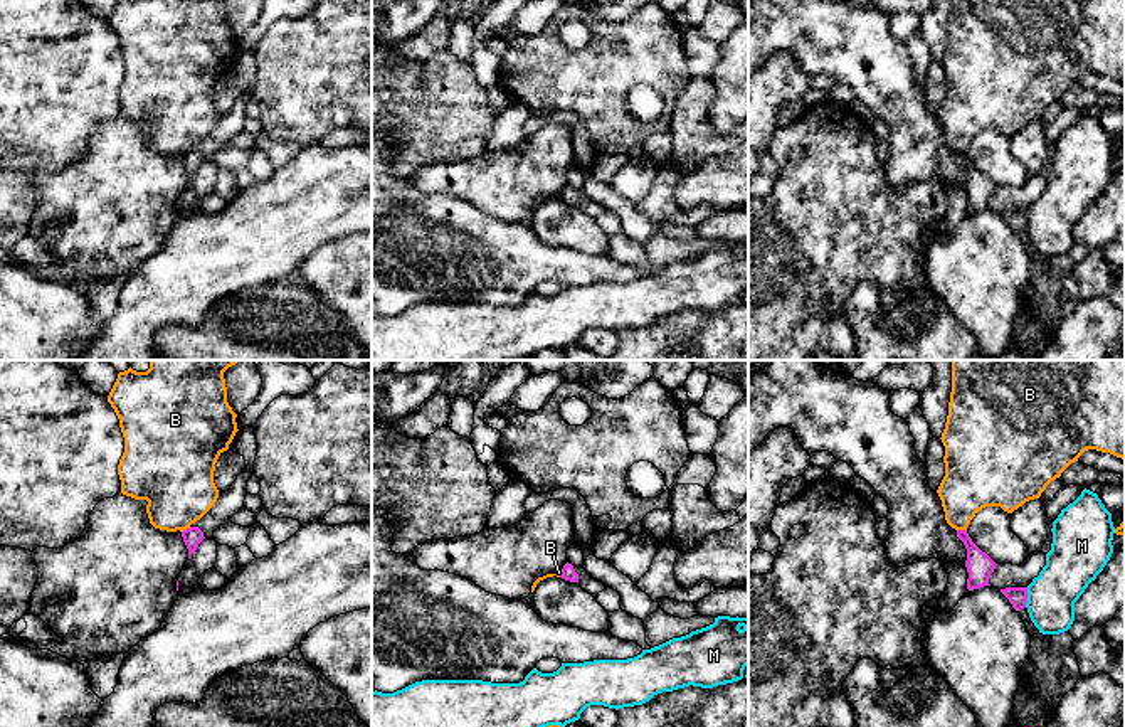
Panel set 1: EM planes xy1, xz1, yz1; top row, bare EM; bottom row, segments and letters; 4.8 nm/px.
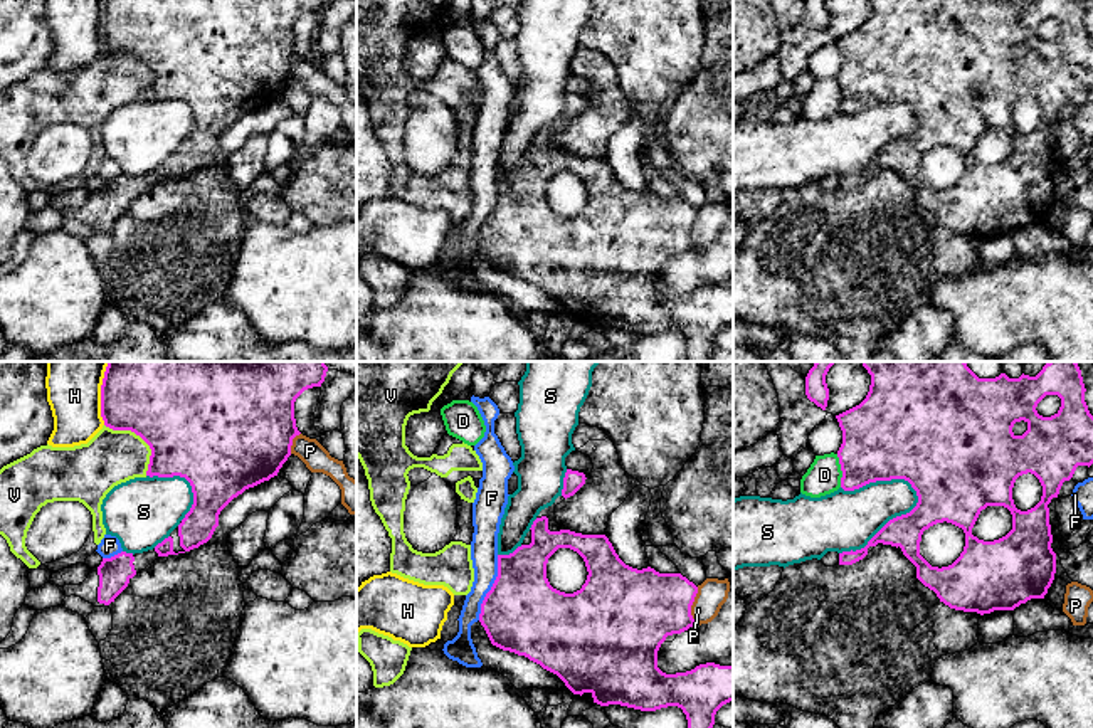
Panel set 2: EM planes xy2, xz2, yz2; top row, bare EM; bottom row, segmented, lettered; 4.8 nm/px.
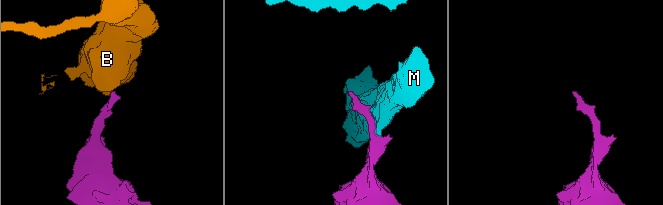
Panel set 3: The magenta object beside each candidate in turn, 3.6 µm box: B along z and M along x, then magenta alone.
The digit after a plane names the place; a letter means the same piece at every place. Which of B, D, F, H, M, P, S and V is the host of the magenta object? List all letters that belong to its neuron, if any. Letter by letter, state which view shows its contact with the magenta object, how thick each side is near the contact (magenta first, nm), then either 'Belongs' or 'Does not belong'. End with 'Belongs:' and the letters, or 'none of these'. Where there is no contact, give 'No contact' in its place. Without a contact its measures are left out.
B: Touches magenta in yz1. Thickness 130 nm (magenta) against 280 nm. Does not belong
D: Touches magenta in yz2. Thickness 400 nm (magenta) against 160 nm. Does not belong
F: Touches magenta in xz2. Thickness 380 nm (magenta) against 130 nm. Does not belong
H: Touches magenta in xy2. Thickness 300 nm (magenta) against 240 nm. Does not belong
M: Touches magenta in yz1. Thickness 100 nm (magenta) against 240 nm. Does not belong
P: Touches magenta in xz2. Thickness 380 nm (magenta) against 140 nm. Does not belong
S: Touches magenta in yz2. Thickness 200 nm (magenta) against 280 nm. Does not belong
V: Touches magenta in xy2. Thickness 460 nm (magenta) against 260 nm. Does not belong
Belongs: none of these

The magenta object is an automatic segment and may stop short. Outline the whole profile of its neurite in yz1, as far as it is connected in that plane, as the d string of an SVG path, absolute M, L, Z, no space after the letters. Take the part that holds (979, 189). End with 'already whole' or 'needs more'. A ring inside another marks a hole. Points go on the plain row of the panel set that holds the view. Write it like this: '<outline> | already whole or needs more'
M957 153L957 160L964 165L967 172L967 212L974 214L984 209L990 209L989 200L997 187L972 165L967 153Z | already whole

